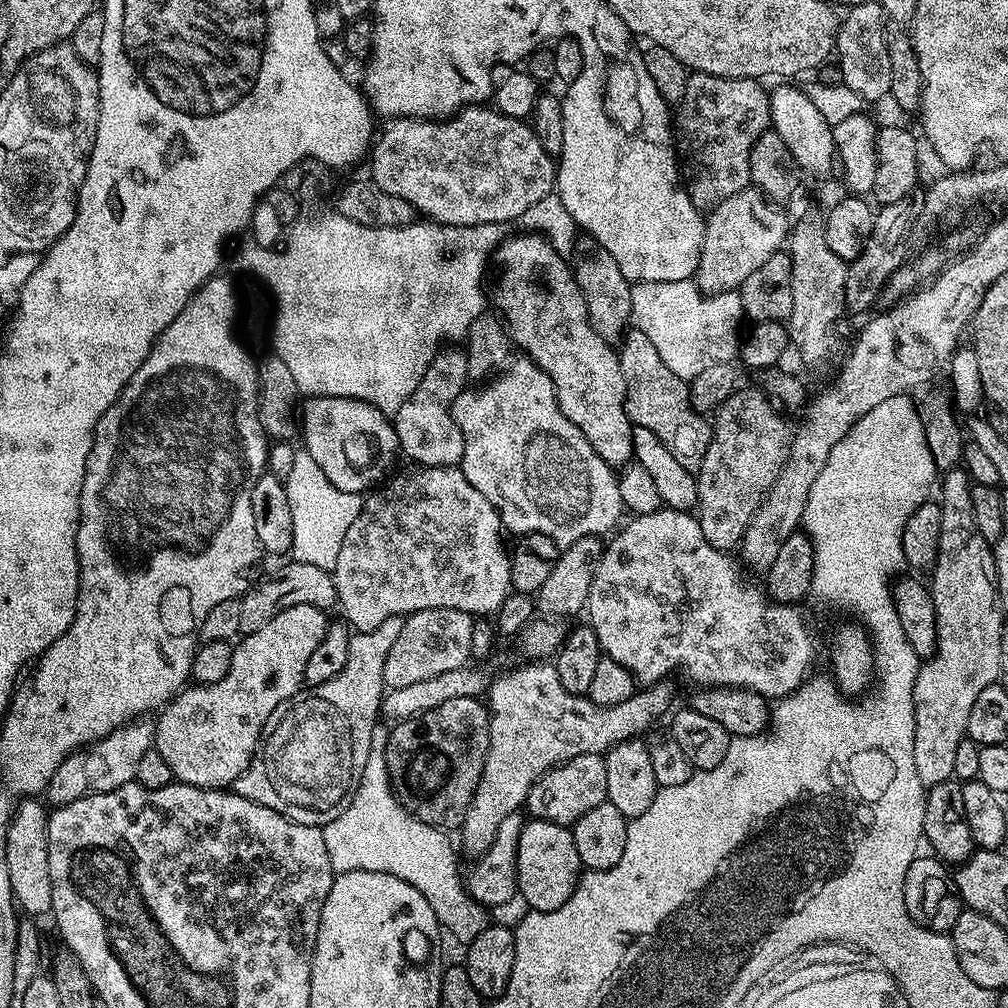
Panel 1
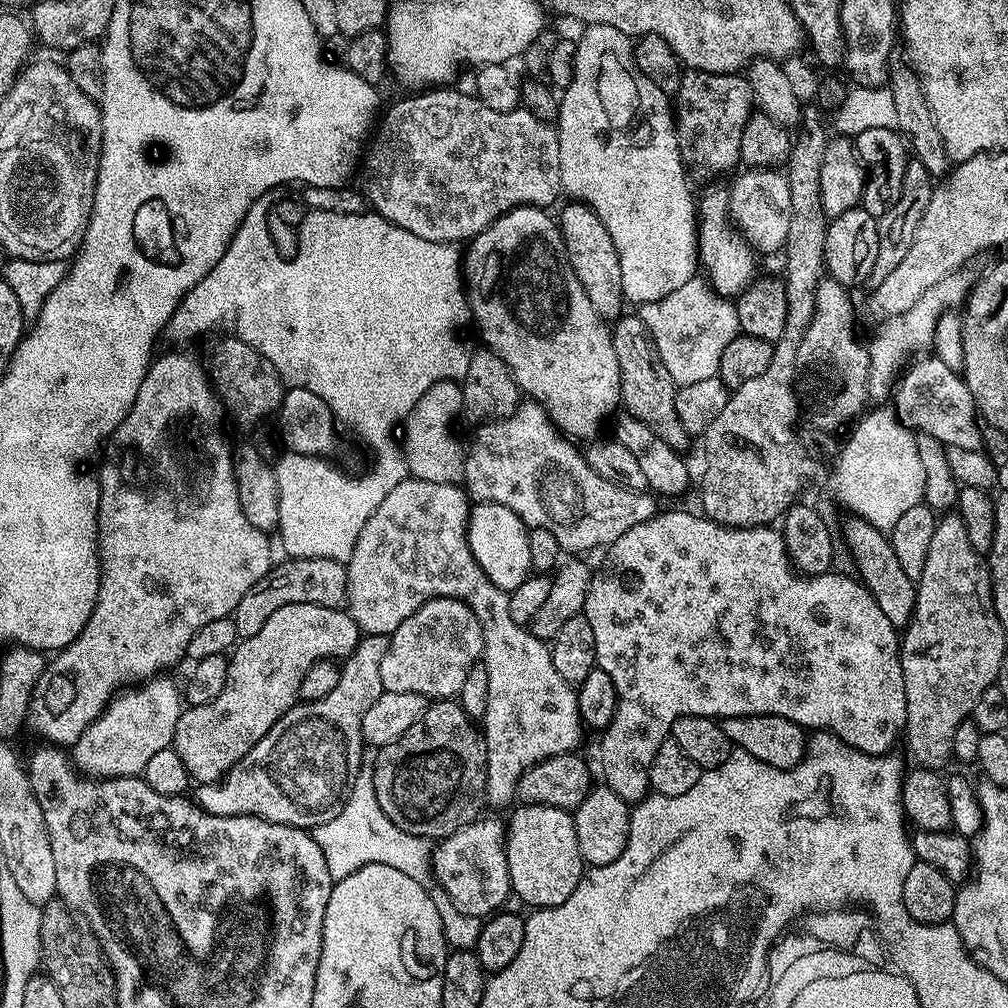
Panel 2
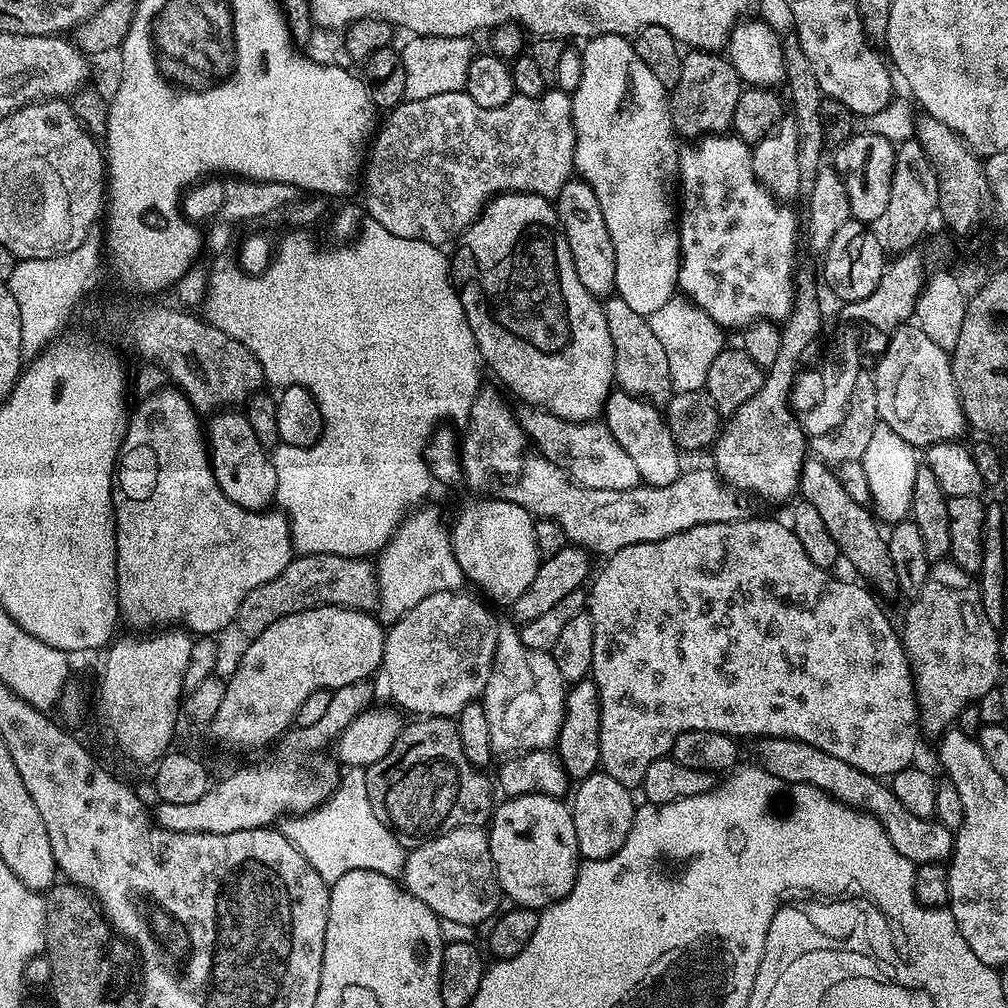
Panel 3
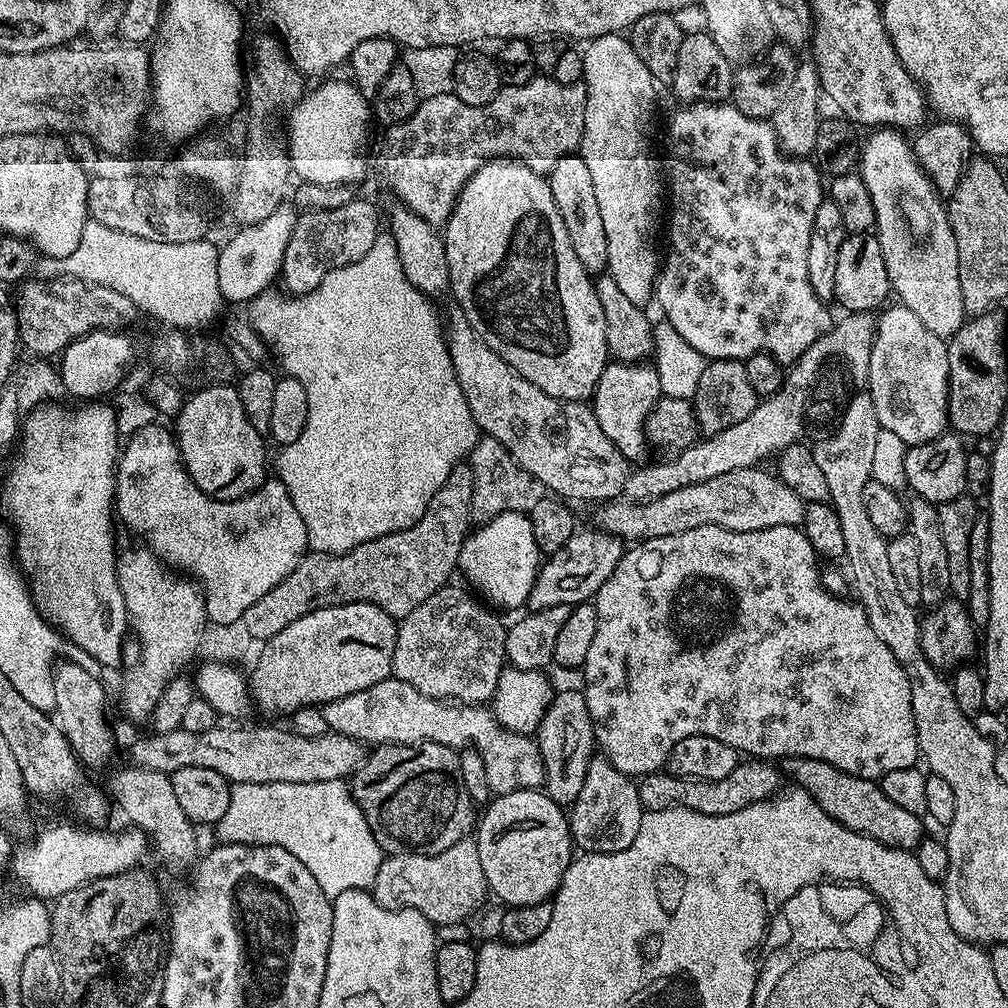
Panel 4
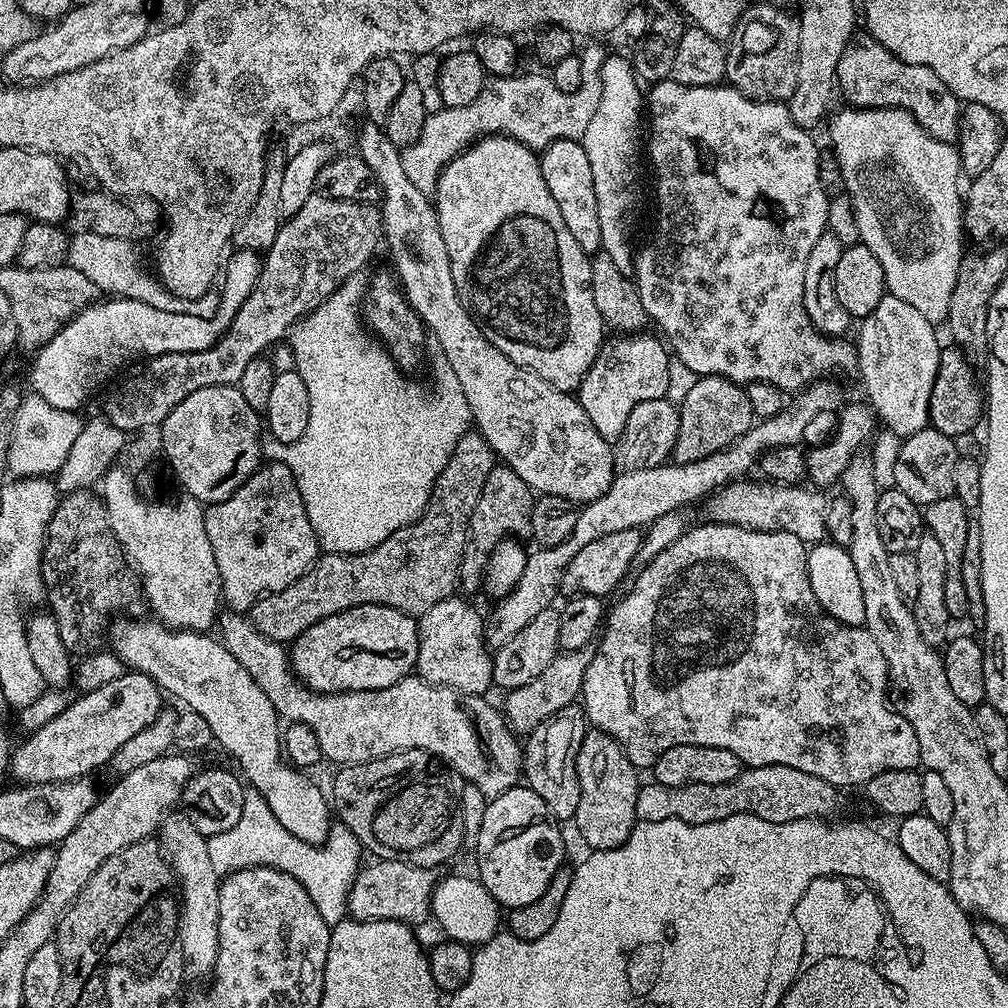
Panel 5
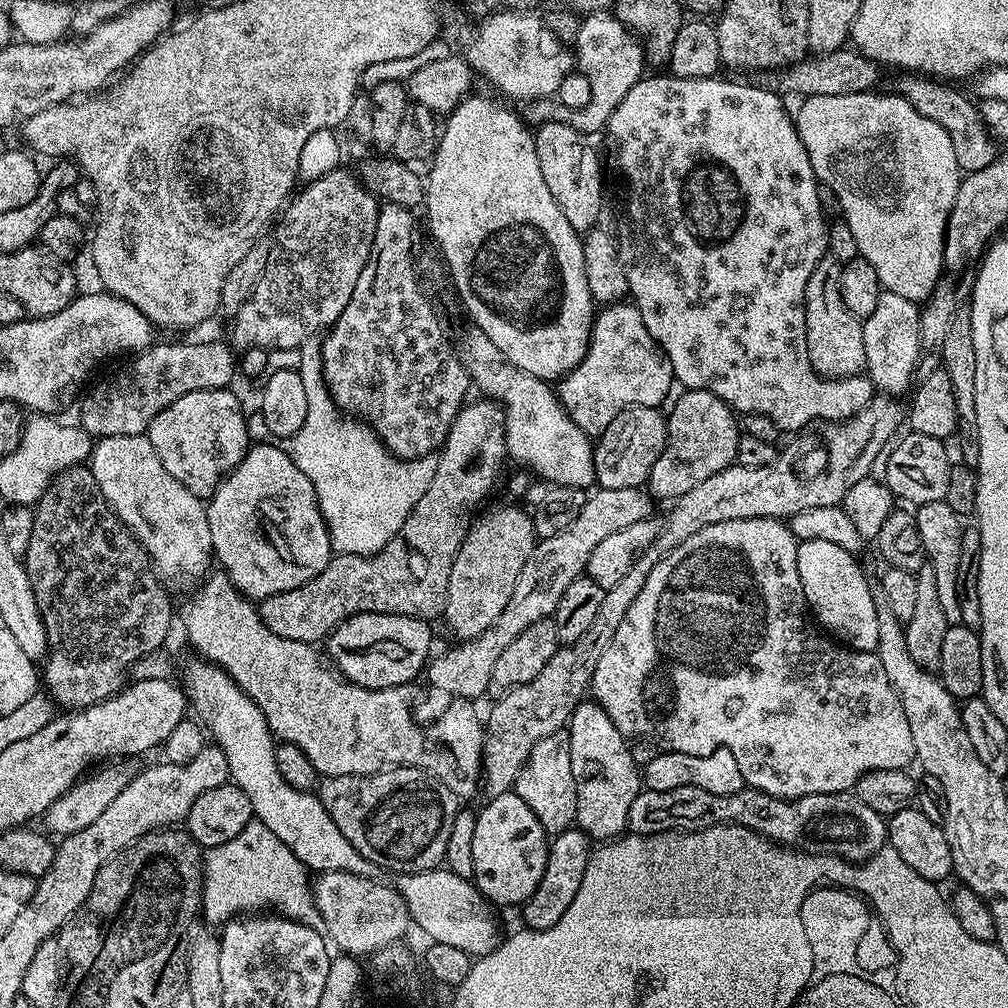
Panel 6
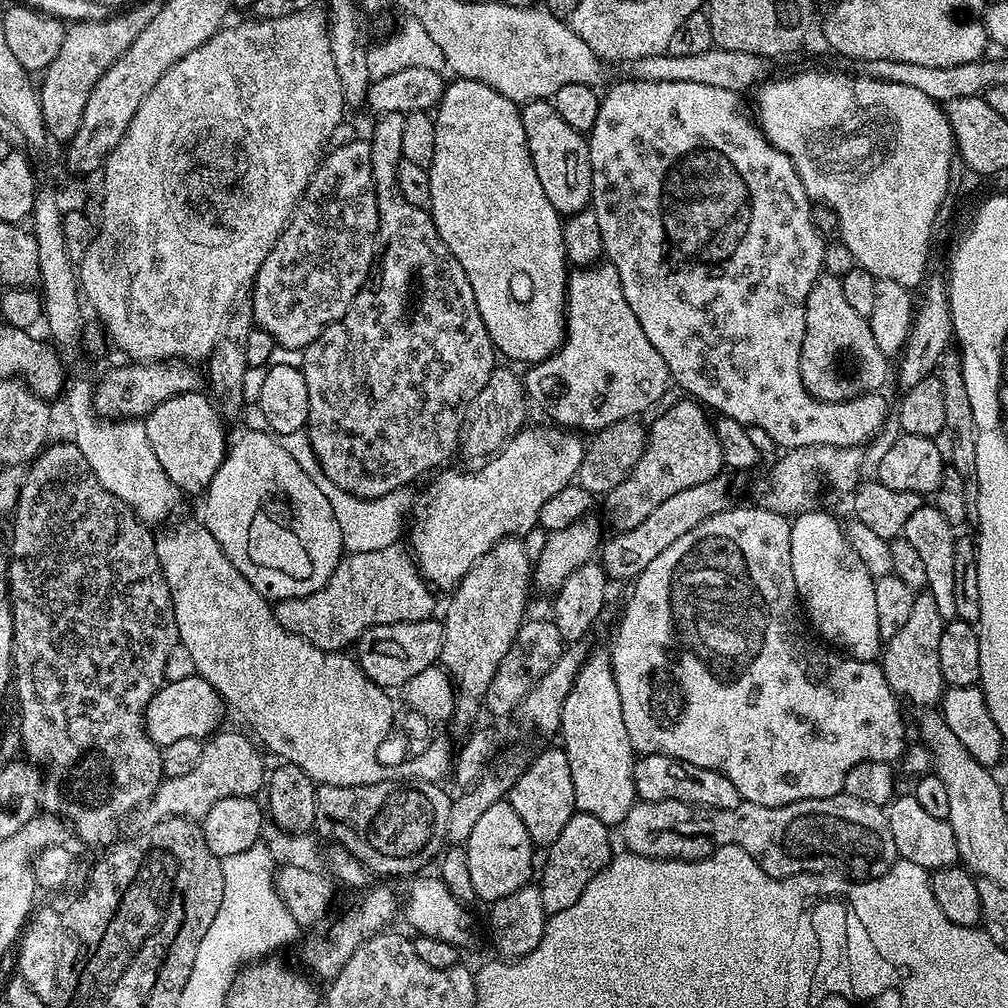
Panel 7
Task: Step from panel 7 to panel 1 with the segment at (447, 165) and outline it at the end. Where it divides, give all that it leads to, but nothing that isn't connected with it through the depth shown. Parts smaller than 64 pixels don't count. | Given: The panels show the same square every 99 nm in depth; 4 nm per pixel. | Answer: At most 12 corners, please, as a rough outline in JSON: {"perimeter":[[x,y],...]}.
{"perimeter":[[539,234],[503,239],[490,300],[614,470],[633,463],[617,349]]}

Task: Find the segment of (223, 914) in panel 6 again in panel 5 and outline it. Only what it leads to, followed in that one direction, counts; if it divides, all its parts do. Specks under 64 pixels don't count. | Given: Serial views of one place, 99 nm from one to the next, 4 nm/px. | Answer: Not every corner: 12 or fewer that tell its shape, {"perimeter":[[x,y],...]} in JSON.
{"perimeter":[[254,790],[230,830],[208,837],[216,875],[276,868],[329,926],[345,919],[362,867],[358,838],[333,823],[307,844]]}

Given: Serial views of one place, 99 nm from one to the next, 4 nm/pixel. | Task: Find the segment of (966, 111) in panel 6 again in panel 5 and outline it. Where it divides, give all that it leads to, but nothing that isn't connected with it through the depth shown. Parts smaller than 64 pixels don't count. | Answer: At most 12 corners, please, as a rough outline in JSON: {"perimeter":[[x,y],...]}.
{"perimeter":[[871,36],[849,40],[836,82],[853,108],[901,108],[947,144],[962,101],[934,70]]}

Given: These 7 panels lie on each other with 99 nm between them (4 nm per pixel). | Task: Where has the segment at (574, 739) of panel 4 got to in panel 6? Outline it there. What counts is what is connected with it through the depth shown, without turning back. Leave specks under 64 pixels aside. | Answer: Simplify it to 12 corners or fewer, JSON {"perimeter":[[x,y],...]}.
{"perimeter":[[542,738],[514,790],[549,834],[576,824],[570,742]]}

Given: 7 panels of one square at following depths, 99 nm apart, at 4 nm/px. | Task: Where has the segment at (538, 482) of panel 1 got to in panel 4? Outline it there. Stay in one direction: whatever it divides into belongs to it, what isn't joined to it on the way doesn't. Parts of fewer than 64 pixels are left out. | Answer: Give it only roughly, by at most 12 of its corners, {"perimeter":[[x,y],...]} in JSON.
{"perimeter":[[763,467],[599,505],[625,542],[698,526],[800,526],[806,502]]}

